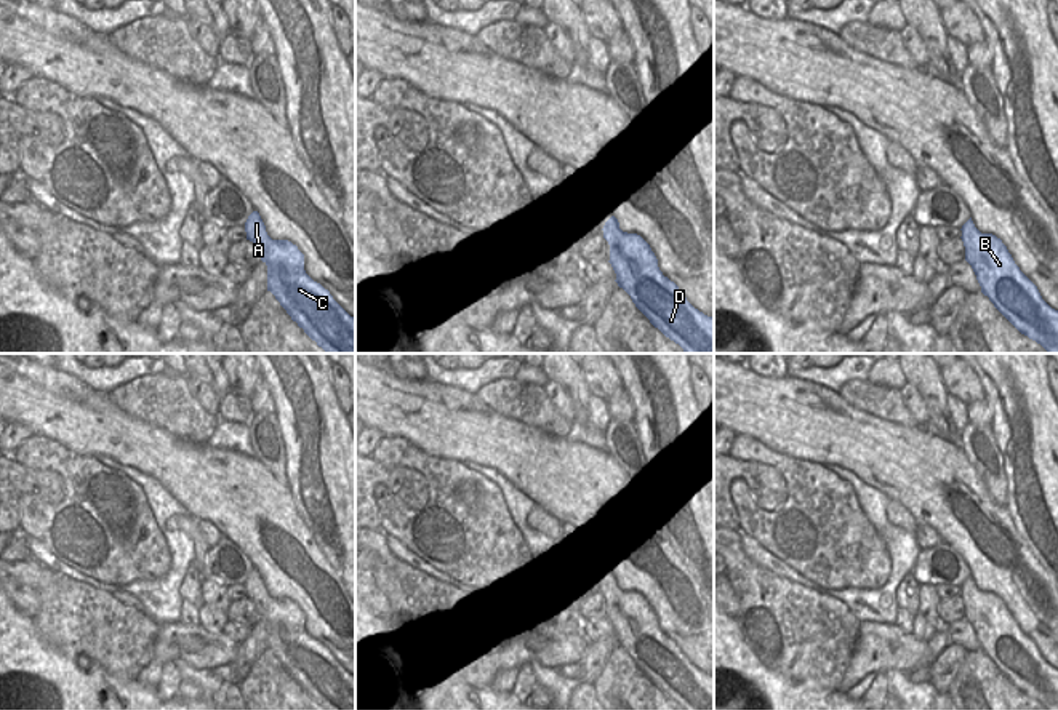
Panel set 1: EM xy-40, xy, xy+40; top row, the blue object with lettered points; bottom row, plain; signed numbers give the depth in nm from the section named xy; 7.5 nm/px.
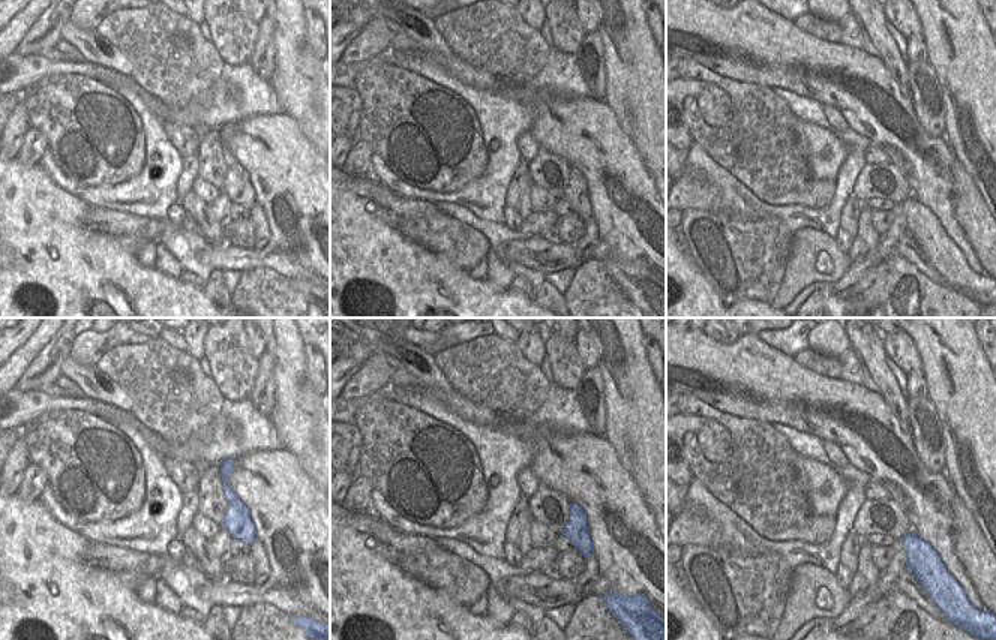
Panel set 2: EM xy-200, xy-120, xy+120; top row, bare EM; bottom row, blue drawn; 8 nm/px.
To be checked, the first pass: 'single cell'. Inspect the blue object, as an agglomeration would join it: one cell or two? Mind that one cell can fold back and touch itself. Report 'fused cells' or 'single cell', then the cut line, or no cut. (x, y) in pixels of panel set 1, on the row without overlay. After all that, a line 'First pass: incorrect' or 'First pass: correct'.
single cell; cut none
First pass: correct

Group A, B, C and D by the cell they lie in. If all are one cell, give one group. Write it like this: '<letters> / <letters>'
A B C D

